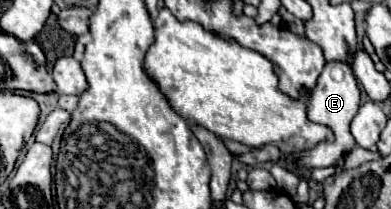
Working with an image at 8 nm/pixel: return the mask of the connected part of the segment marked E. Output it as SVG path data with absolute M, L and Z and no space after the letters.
M327 61L323 73L319 75L315 91L311 95L311 101L307 105L307 117L311 121L315 121L315 123L323 123L323 125L331 127L333 133L335 133L335 141L333 143L319 143L315 149L311 149L307 153L301 153L301 155L291 155L287 159L289 169L301 173L303 169L325 167L325 165L335 163L343 153L347 153L347 151L351 151L355 147L355 141L353 141L351 131L349 131L349 123L355 117L355 113L359 111L359 105L361 105L359 95L361 95L361 89L359 89L359 83L357 83L351 67L347 67L347 63L331 63L331 61Z

